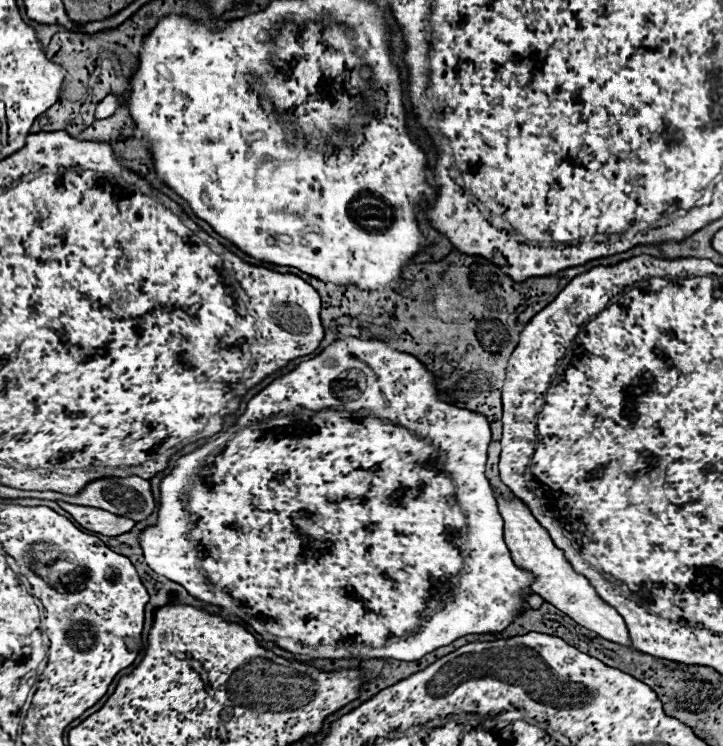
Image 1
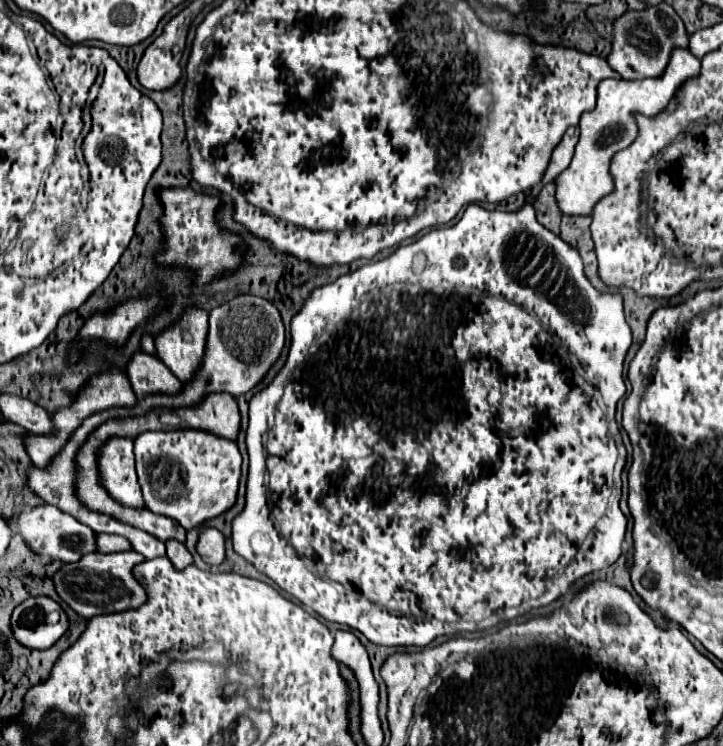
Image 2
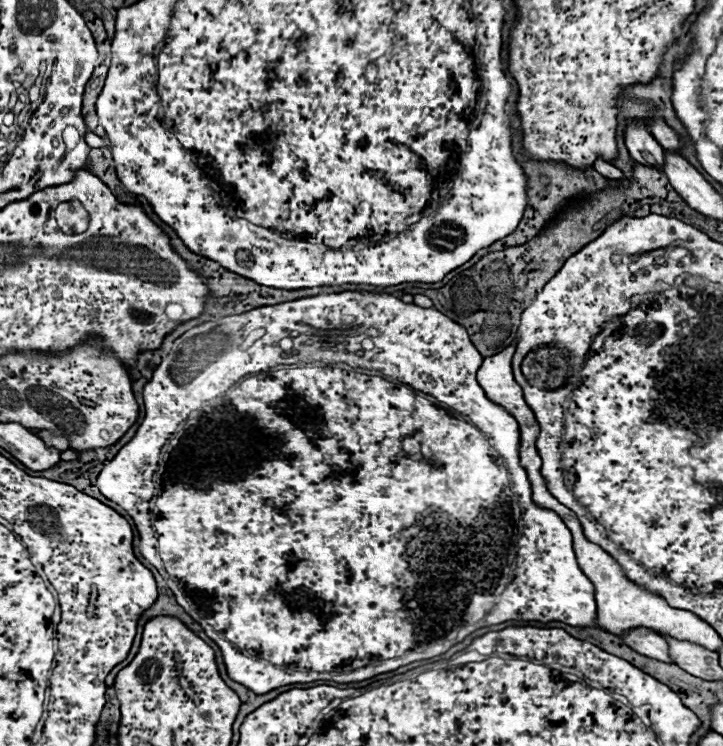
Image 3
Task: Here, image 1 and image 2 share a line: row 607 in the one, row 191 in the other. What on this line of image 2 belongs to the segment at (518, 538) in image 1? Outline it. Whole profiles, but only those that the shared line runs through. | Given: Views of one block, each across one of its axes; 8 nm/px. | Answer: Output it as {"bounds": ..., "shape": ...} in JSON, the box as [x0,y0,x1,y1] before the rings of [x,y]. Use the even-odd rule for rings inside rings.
{"bounds":[554,46,700,216],"shape":[[[676,46],[670,52],[664,74],[656,78],[642,78],[642,80],[606,78],[598,84],[598,104],[592,112],[584,112],[580,118],[580,140],[576,144],[572,162],[554,180],[556,204],[562,214],[588,216],[592,212],[592,206],[604,194],[612,192],[612,176],[608,174],[608,166],[612,154],[632,144],[632,140],[636,138],[636,122],[632,118],[632,112],[656,116],[676,94],[676,86],[680,86],[684,78],[692,78],[692,74],[698,74],[698,70],[700,70],[700,60],[690,52],[690,48]]]}

